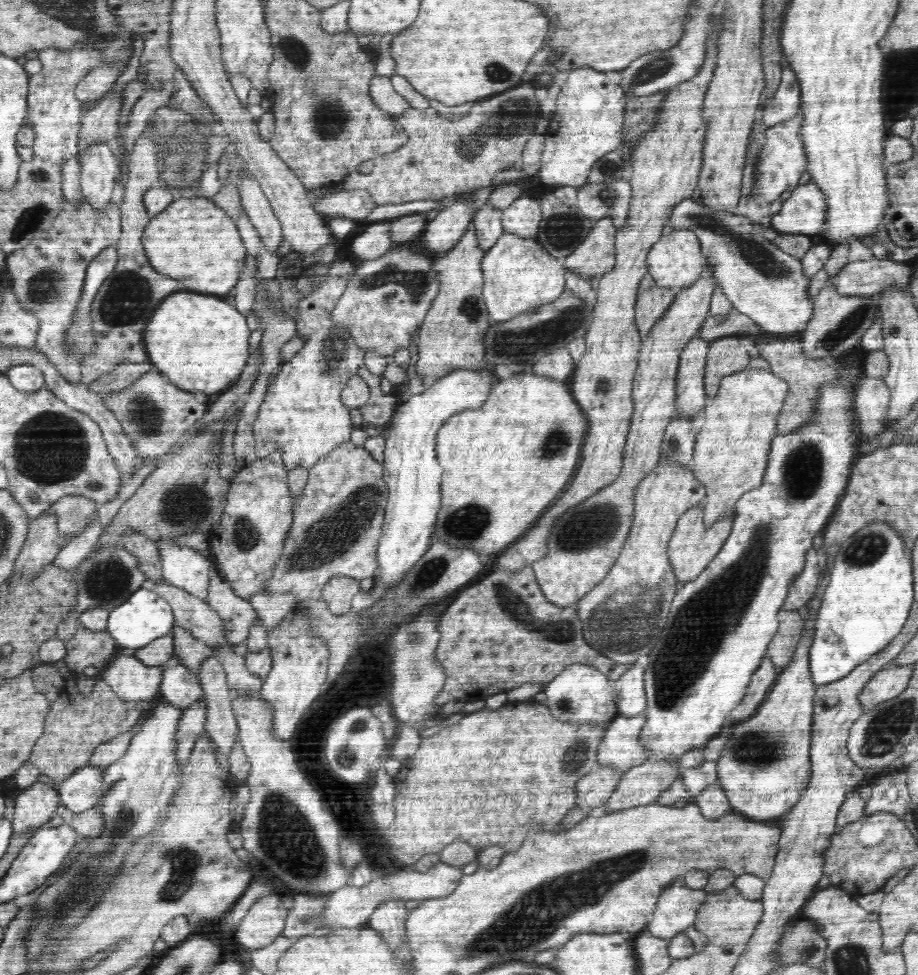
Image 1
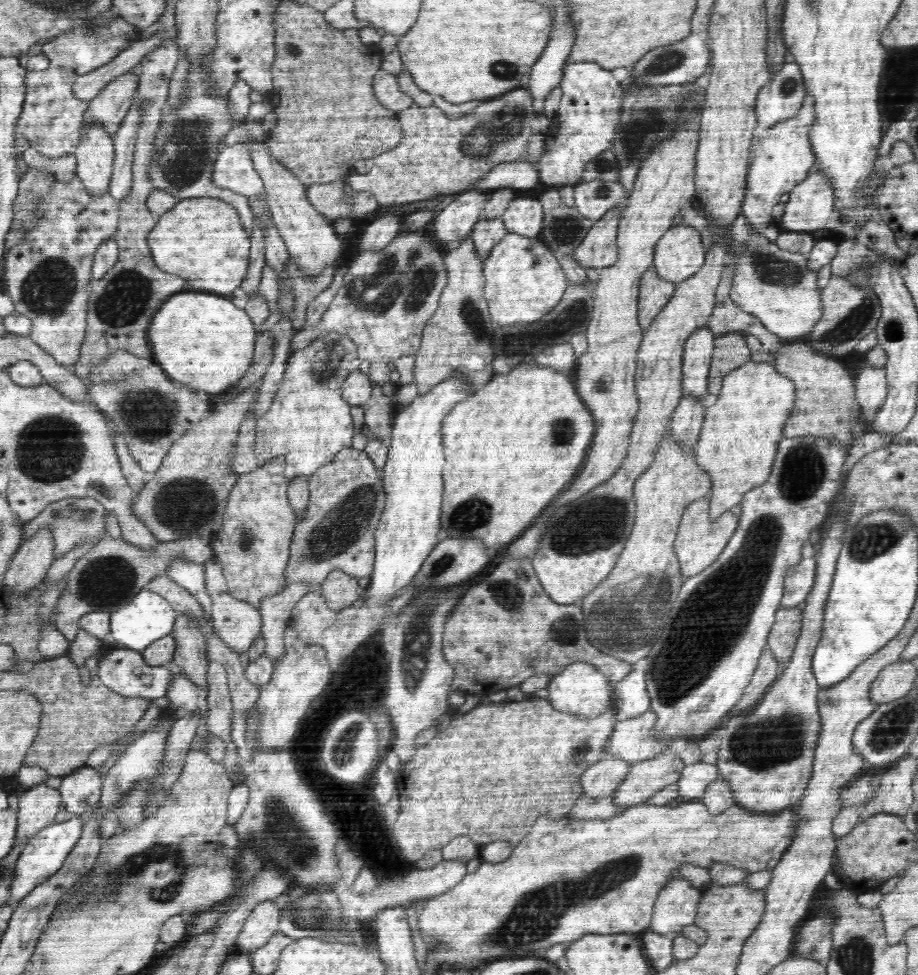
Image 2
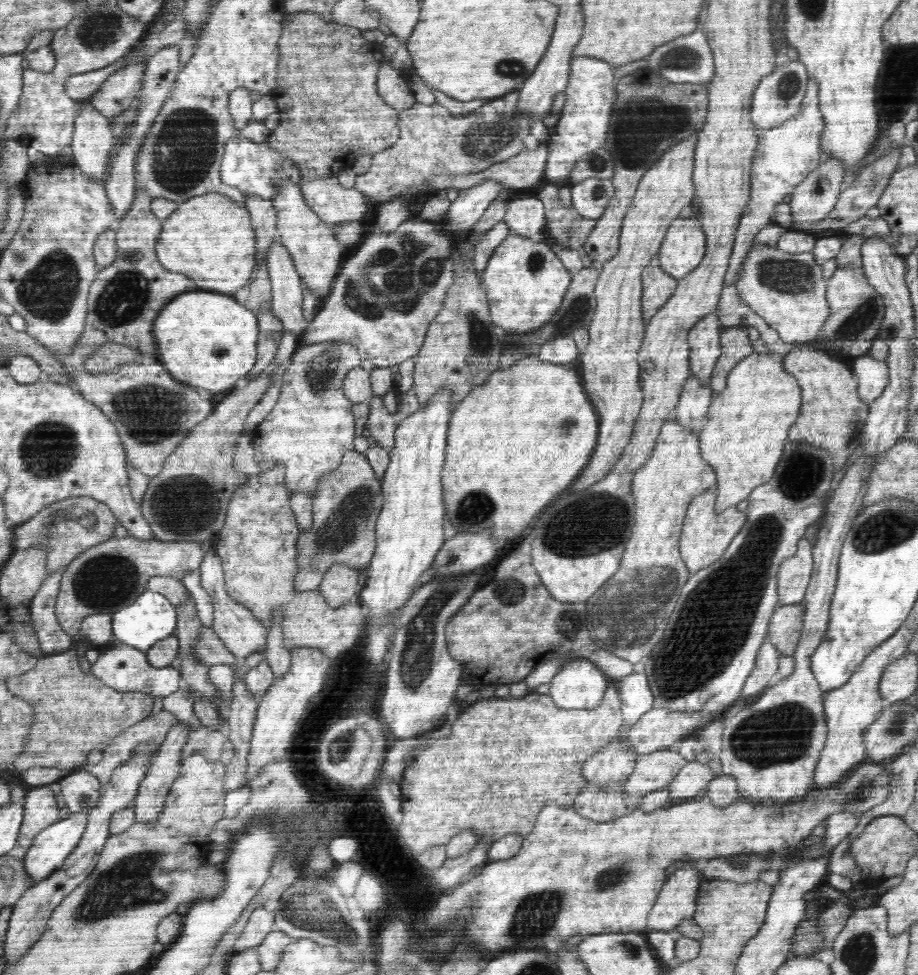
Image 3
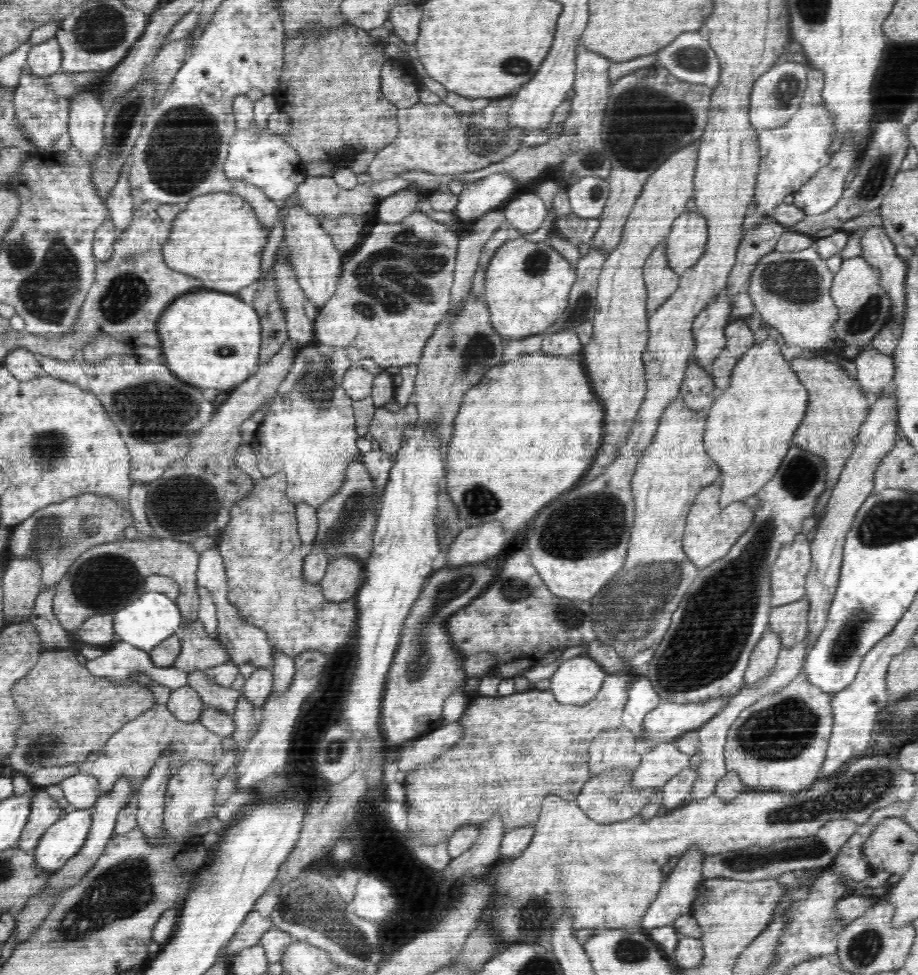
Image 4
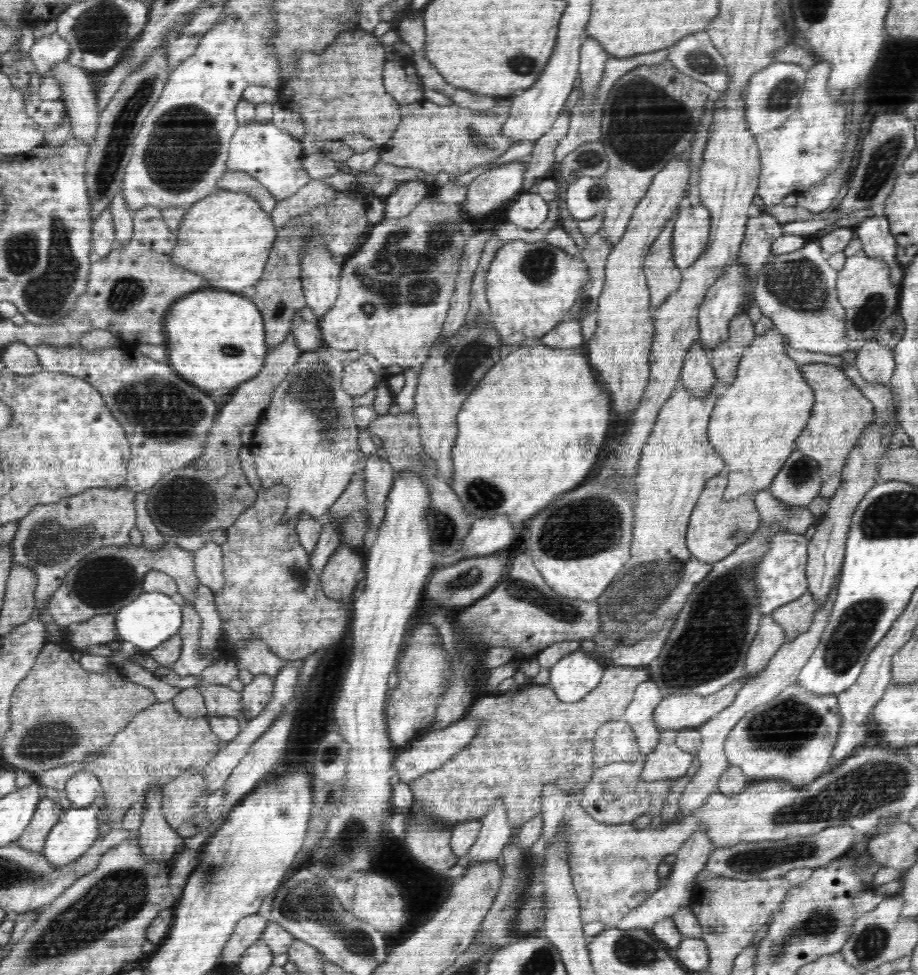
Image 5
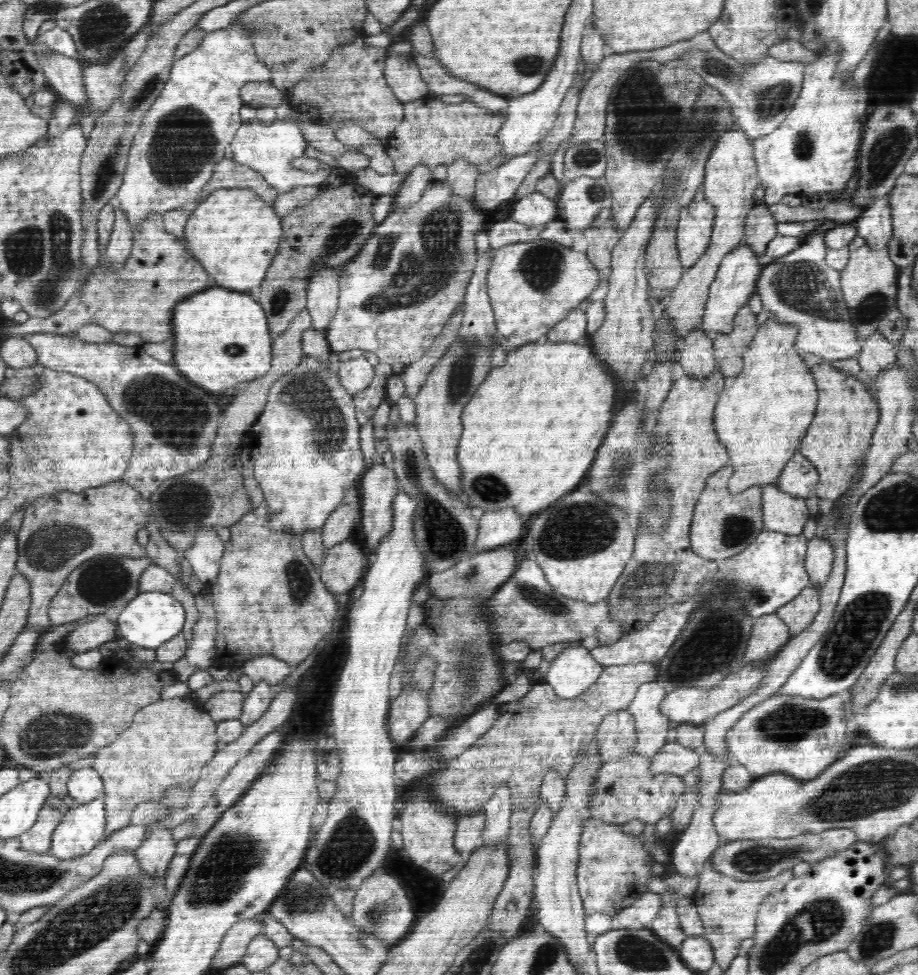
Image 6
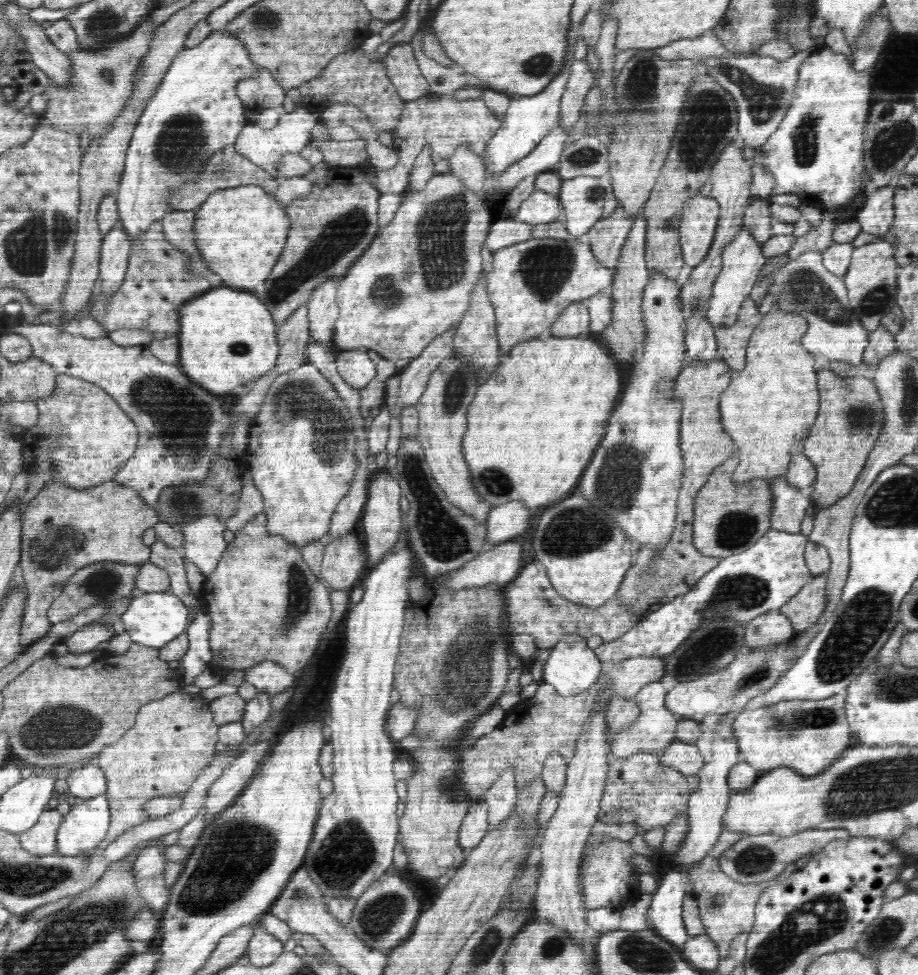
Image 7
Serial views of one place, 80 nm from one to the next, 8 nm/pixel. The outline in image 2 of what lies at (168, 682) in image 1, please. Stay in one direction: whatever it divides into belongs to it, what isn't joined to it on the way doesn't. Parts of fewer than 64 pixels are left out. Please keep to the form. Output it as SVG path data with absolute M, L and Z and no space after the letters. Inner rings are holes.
M184 673L173 674L165 696L185 714L198 713L203 720L207 715L207 689L192 683Z

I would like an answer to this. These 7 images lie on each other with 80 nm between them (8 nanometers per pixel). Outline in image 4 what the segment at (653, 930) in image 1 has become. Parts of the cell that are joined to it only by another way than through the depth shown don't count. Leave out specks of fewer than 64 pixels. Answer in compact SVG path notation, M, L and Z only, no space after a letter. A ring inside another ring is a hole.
M692 846L686 854L682 854L679 857L677 865L663 880L656 898L649 903L648 910L641 916L642 920L639 920L639 926L642 926L647 931L649 929L660 928L660 926L672 925L676 918L691 912L692 902L696 899L697 888L703 882L702 870L705 858L706 855L700 852L699 848L695 848L695 846Z

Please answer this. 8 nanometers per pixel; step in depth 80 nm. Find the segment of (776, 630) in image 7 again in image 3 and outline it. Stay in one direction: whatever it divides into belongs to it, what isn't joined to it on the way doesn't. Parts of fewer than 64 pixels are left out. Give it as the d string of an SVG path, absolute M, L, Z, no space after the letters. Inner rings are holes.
M768 639L762 644L760 651L757 652L754 668L750 672L750 676L746 678L742 690L744 700L752 702L770 685L770 680L779 668L781 654L777 650Z

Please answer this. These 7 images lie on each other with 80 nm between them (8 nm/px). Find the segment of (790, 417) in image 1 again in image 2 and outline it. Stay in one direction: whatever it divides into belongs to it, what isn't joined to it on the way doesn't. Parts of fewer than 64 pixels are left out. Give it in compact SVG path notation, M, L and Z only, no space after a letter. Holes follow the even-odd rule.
M792 343L770 352L774 356L777 370L795 383L795 404L792 420L784 426L786 438L796 436L834 437L834 443L846 448L856 438L869 432L870 420L863 414L855 397L855 378L850 376L846 364L835 357L820 354L804 343Z

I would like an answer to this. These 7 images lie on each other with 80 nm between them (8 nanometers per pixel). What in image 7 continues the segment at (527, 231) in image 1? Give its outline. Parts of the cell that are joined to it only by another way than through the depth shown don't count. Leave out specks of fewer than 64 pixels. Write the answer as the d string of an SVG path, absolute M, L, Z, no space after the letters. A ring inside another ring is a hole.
M535 189L522 202L515 214L515 219L531 225L549 223L550 221L557 221L560 212L562 212L562 207L558 196Z

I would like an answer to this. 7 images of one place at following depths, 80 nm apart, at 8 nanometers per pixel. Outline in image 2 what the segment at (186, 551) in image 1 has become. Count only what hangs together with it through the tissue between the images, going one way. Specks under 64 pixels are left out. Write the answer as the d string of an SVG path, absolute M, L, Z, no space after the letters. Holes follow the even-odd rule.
M174 559L163 575L172 579L178 586L184 587L196 597L204 618L211 617L212 599L206 590L205 567L203 564L189 562L188 559Z

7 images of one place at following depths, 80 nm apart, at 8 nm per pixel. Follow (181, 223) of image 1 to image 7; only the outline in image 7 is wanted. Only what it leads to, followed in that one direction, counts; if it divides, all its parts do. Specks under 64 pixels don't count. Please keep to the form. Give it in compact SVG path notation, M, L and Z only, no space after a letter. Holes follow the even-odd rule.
M255 184L237 186L212 193L198 209L195 210L194 233L198 244L199 255L213 274L220 276L224 286L230 288L253 289L262 284L270 276L280 253L283 251L291 223L287 217L286 207L268 194L262 186Z

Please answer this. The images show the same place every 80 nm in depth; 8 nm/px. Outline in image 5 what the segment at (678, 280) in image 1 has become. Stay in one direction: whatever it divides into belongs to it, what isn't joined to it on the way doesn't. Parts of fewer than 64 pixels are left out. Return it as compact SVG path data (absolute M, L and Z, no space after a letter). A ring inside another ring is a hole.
M685 205L676 216L672 233L672 258L681 271L692 266L709 239L711 214L706 206Z

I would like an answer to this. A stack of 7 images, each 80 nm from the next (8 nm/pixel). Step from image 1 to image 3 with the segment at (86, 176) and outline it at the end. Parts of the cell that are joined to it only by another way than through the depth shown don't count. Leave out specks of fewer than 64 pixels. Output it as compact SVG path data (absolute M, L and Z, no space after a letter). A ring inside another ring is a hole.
M87 101L84 108L78 110L78 116L74 120L74 134L70 147L76 166L80 167L88 178L94 178L100 183L109 162L112 146L113 134L109 119L102 112L94 110Z

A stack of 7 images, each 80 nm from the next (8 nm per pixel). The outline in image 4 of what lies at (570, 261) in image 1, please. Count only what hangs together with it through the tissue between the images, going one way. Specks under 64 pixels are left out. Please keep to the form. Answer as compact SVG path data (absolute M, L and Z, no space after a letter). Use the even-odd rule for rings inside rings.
M658 64L625 74L611 86L601 132L601 143L612 166L611 172L607 176L610 194L603 213L599 216L600 226L592 238L593 246L597 250L607 252L608 255L616 250L631 208L635 205L636 199L642 193L643 186L651 174L655 173L678 149L698 143L706 124L708 124L712 94L713 90L708 86L683 82L672 75L667 68Z

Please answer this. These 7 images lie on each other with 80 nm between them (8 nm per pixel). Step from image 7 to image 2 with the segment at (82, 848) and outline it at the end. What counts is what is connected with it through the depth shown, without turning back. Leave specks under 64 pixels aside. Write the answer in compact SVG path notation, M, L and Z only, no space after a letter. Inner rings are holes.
M75 815L70 820L52 823L39 830L24 846L14 866L15 878L12 884L11 900L20 901L38 884L42 884L52 874L56 874L64 864L65 858L71 853L79 841L86 817Z

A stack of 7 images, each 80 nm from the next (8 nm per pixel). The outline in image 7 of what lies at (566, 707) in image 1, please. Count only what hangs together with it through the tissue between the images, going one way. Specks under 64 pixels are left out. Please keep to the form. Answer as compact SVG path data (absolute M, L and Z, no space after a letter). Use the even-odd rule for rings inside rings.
M576 634L564 636L552 648L548 660L542 664L542 682L555 686L556 692L564 696L574 696L588 690L601 675L604 664L596 656L595 650L590 650L587 640Z

